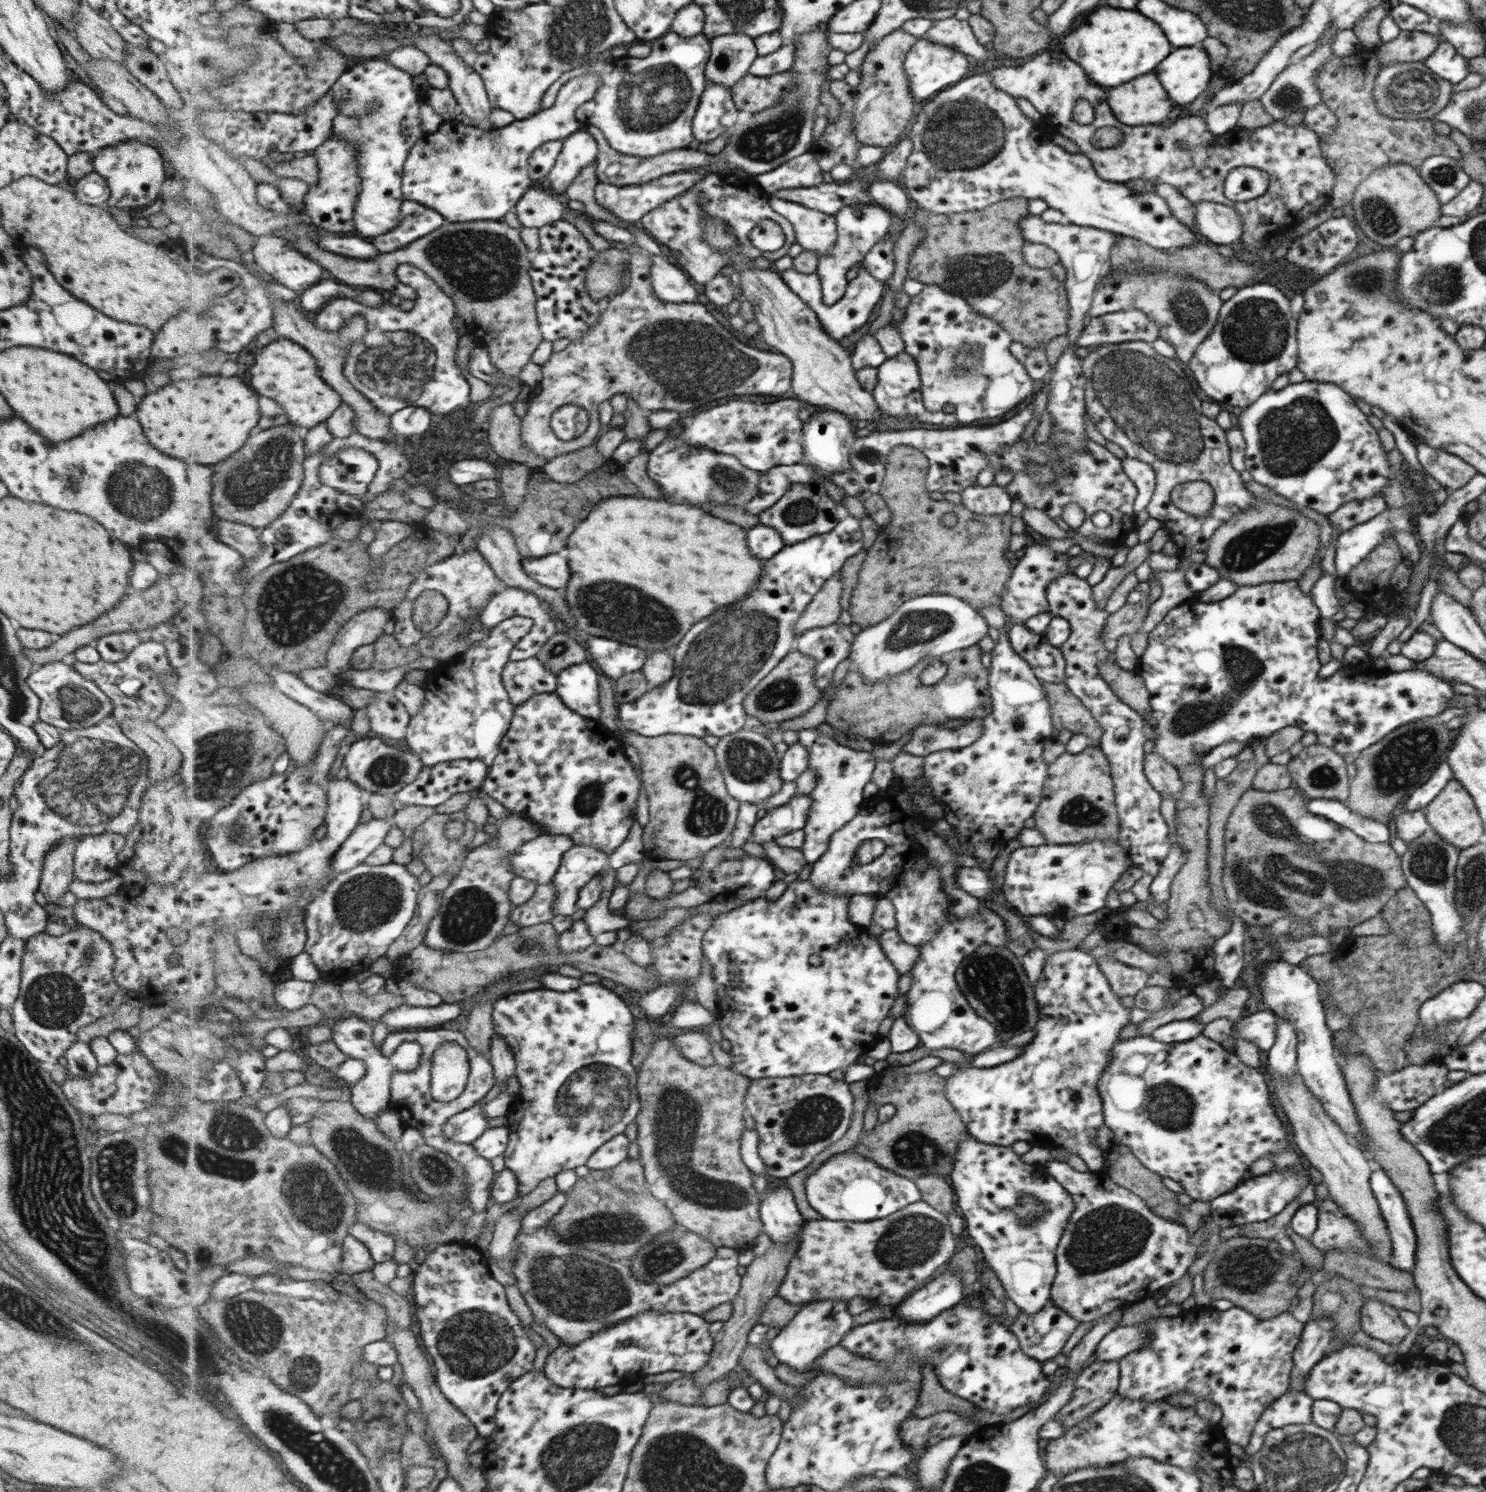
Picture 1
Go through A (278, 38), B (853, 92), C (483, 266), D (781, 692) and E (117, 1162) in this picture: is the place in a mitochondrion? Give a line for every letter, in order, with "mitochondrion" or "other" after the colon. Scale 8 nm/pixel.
A: other
B: other
C: mitochondrion
D: mitochondrion
E: mitochondrion

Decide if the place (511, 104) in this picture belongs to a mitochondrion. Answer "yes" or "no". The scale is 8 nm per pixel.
no

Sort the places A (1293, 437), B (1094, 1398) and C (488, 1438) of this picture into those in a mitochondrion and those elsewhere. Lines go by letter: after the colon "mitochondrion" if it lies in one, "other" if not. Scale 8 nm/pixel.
A: mitochondrion
B: other
C: other

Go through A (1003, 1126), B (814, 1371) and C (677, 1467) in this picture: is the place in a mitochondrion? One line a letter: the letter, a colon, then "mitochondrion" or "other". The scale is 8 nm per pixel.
A: other
B: other
C: mitochondrion

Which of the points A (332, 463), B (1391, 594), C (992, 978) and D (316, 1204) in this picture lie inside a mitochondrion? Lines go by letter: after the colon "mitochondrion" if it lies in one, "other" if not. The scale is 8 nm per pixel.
A: other
B: other
C: mitochondrion
D: mitochondrion

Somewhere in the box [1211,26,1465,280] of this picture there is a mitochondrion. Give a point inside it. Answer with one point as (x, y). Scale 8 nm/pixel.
(1413, 92)

